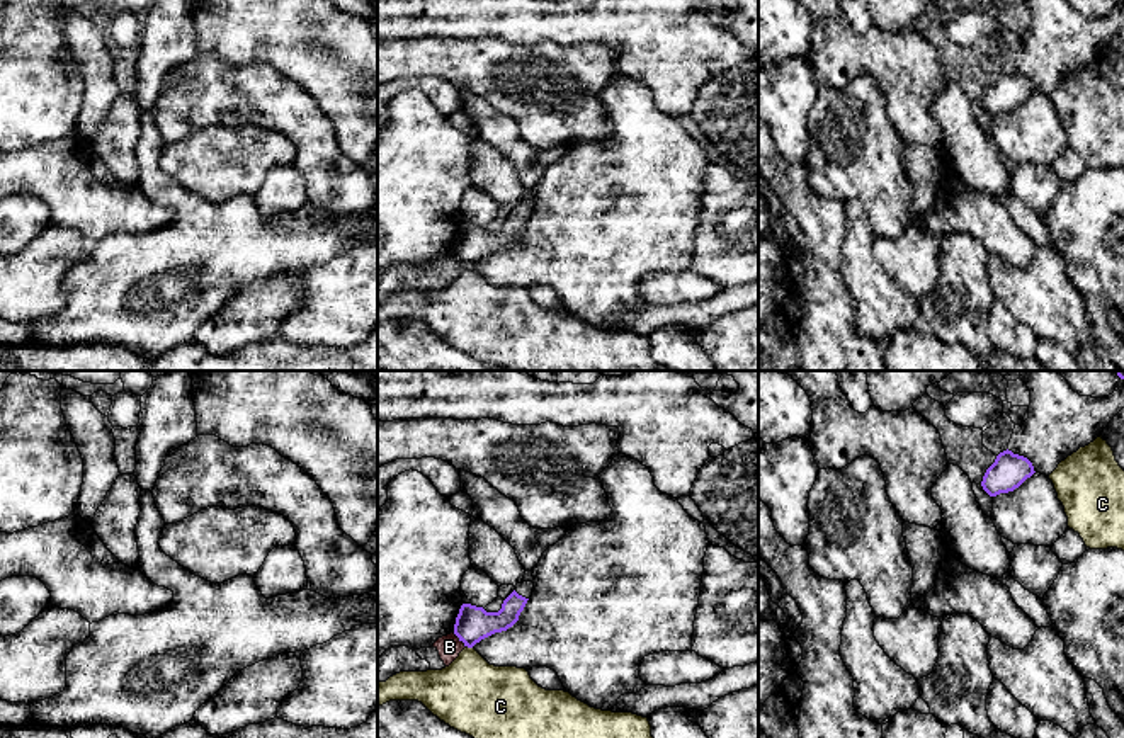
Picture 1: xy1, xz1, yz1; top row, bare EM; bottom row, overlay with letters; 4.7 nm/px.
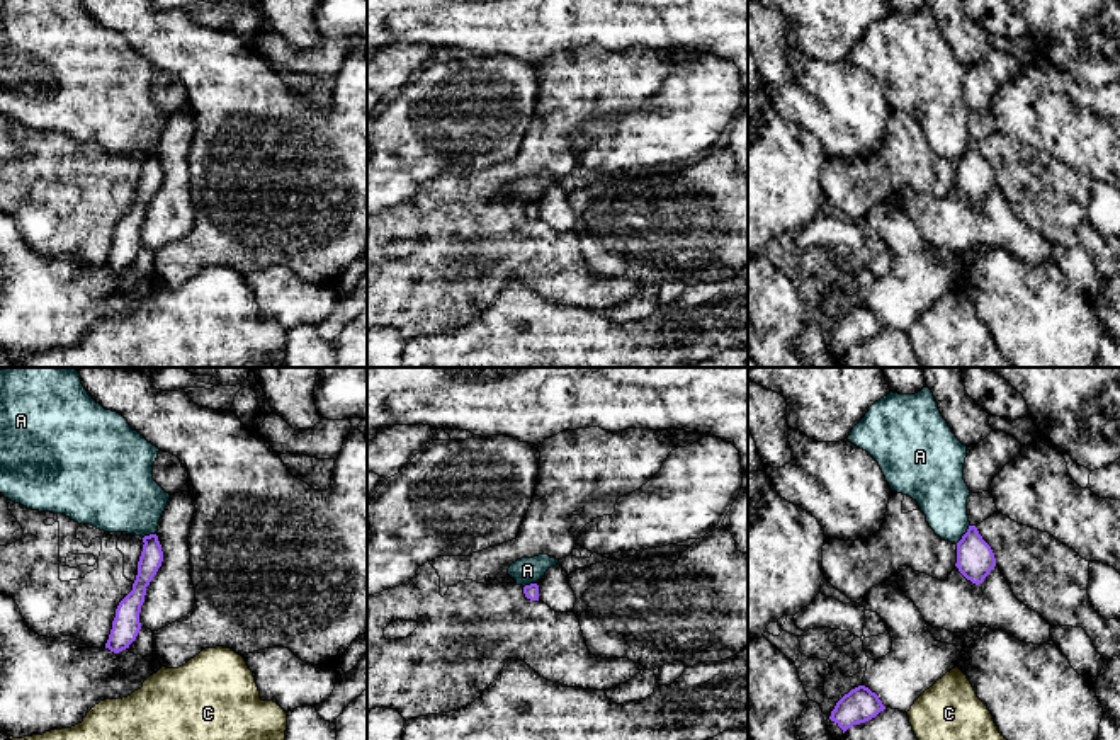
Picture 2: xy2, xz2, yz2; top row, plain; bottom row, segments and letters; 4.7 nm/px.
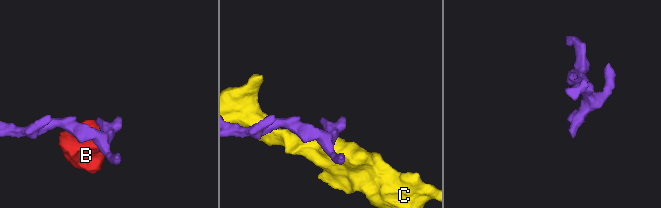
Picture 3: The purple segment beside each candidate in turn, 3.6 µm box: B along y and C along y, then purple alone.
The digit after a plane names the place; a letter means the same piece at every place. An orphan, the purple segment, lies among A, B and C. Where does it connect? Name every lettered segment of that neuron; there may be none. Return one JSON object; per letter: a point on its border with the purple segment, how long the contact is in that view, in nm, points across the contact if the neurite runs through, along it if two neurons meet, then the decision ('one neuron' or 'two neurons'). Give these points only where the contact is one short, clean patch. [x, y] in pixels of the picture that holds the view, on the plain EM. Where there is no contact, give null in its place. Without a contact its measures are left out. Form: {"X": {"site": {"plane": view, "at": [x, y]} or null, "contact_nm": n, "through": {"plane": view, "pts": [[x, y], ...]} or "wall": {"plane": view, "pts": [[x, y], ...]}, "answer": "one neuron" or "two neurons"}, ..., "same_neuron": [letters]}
{"A": {"site": {"plane": "yz2", "at": [964, 153]}, "contact_nm": 120, "wall": {"plane": "yz2", "pts": [[969, 143], [967, 150], [955, 162]]}, "answer": "two neurons"}, "B": {"site": {"plane": "xz1", "at": [459, 259]}, "contact_nm": 90, "wall": {"plane": "xz1", "pts": [[453, 252], [465, 266]]}, "answer": "two neurons"}, "C": {"site": {"plane": "xz1", "at": [470, 266]}, "contact_nm": 40, "wall": {"plane": "xz1", "pts": [[466, 264], [471, 267]]}, "answer": "two neurons"}, "same_neuron": []}

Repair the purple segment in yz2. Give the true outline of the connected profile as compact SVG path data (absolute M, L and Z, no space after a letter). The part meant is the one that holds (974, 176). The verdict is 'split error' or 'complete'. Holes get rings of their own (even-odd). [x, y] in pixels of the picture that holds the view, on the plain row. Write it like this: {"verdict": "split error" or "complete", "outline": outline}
{"verdict": "complete", "outline": "M969 145L967 151L957 162L957 182L959 191L979 204L996 185L996 177L991 165L982 158L976 145Z"}

